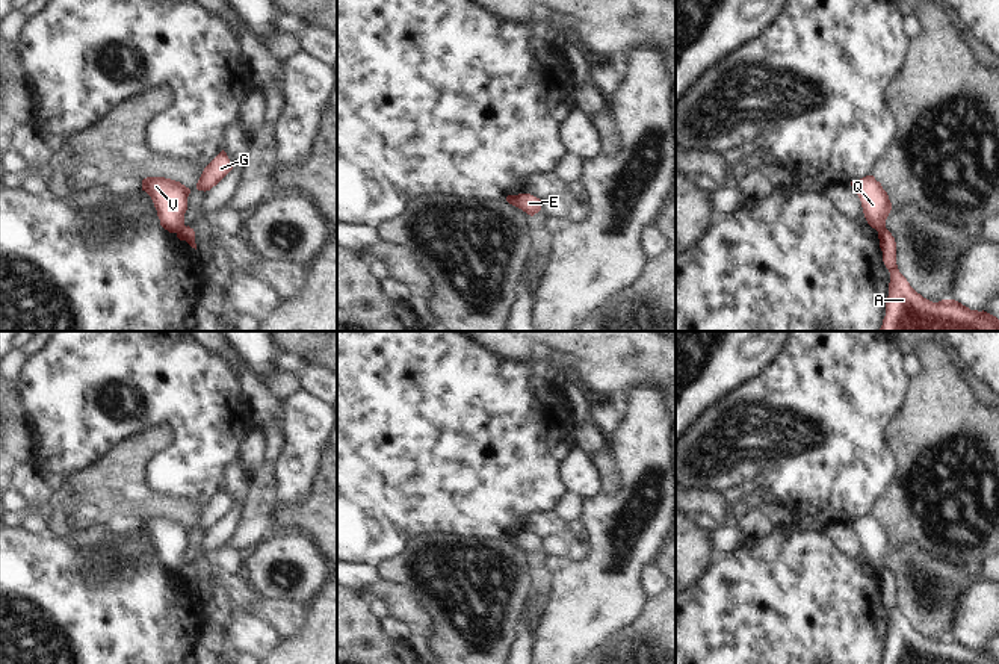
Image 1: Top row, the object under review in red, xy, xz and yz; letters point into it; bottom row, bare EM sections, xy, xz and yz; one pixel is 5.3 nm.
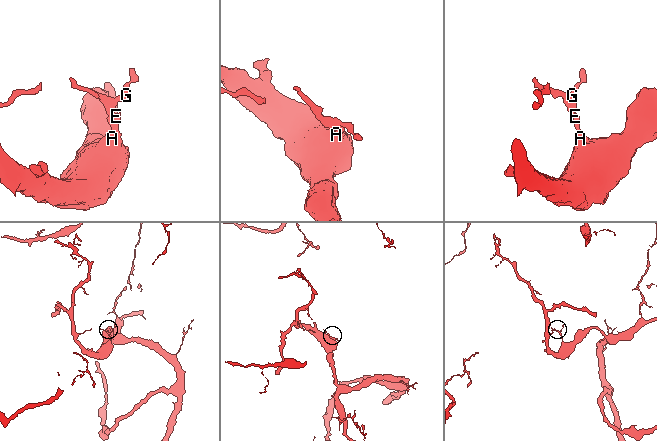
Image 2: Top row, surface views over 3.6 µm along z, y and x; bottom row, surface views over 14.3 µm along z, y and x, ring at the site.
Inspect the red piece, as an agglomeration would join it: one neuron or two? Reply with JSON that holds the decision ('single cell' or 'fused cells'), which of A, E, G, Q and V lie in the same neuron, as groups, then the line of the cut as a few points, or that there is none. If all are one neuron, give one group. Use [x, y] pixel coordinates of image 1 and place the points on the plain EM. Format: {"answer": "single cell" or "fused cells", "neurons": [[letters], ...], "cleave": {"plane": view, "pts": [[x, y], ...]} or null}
{"answer": "fused cells", "neurons": [["A", "E"], ["G", "Q", "V"]], "cleave": {"plane": "xy", "pts": [[185, 564], [177, 572]]}}

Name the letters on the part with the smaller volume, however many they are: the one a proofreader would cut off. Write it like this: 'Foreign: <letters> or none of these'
Foreign: G, Q, V

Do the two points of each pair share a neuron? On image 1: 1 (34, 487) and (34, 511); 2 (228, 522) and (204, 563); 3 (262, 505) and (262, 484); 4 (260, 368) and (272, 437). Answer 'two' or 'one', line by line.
1: one
2: two
3: one
4: two

